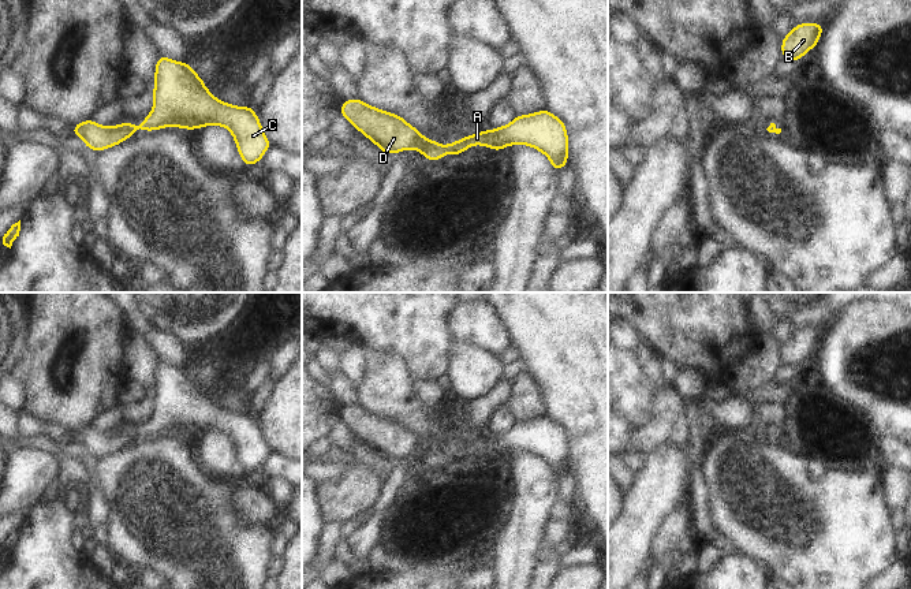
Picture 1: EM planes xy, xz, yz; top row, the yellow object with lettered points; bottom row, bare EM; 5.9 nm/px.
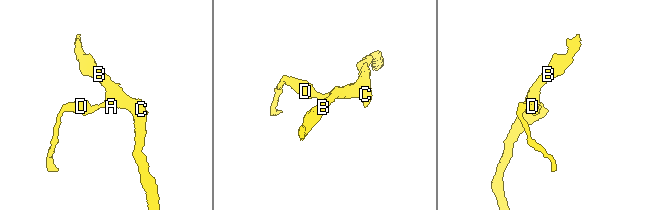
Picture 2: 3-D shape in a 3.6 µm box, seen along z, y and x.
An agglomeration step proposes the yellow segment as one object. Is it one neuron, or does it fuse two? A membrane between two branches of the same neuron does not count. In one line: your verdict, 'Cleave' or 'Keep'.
Keep

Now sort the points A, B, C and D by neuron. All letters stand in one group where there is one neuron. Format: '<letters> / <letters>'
A B C D

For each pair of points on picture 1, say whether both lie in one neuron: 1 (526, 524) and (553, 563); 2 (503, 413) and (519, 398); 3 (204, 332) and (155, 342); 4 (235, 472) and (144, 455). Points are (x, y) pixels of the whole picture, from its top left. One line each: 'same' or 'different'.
1: different
2: different
3: different
4: different

